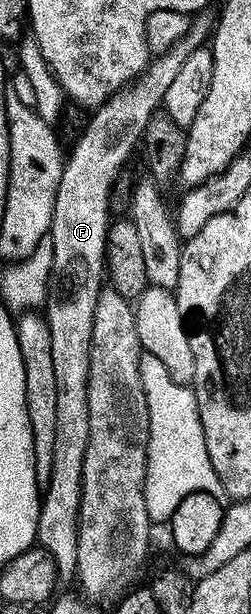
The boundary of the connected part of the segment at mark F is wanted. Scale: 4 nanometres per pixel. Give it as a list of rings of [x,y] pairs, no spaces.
[[[207,16],[192,21],[191,30],[182,42],[169,52],[158,55],[146,72],[92,113],[95,115],[88,120],[87,127],[80,132],[75,147],[69,150],[63,163],[49,231],[53,242],[53,264],[45,303],[49,344],[53,344],[53,372],[57,372],[57,436],[53,444],[51,478],[41,494],[37,535],[38,545],[47,550],[55,562],[56,579],[60,585],[72,583],[77,576],[79,501],[83,491],[85,448],[89,444],[87,373],[97,296],[105,280],[111,189],[115,186],[119,169],[140,145],[149,120],[162,107],[165,92],[169,92],[169,84],[173,84],[181,64],[185,64],[187,57],[208,41],[213,22],[203,17]]]

